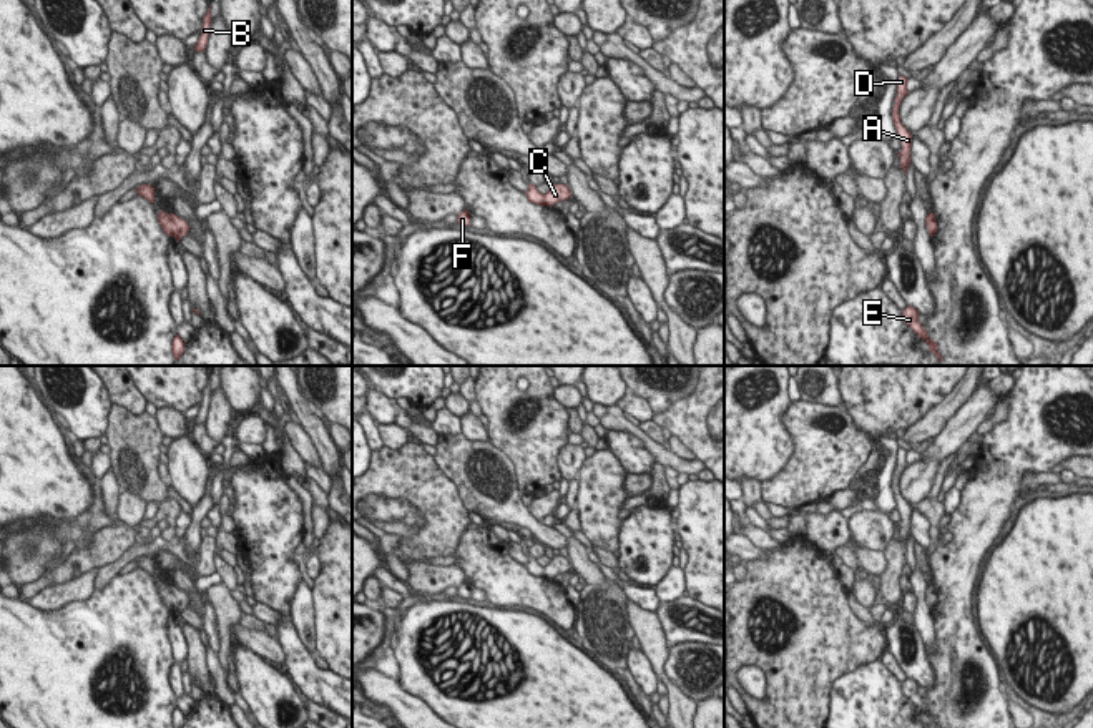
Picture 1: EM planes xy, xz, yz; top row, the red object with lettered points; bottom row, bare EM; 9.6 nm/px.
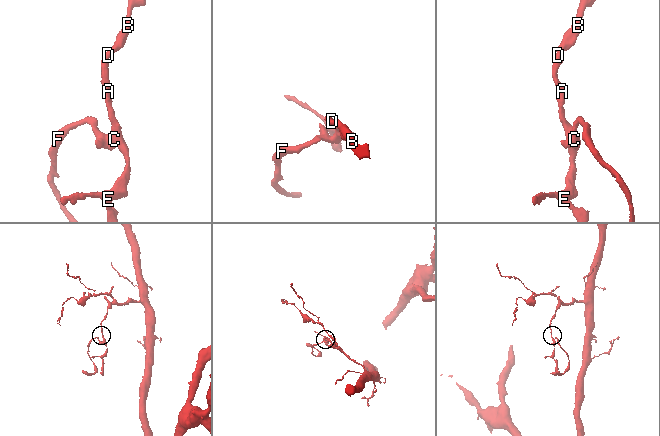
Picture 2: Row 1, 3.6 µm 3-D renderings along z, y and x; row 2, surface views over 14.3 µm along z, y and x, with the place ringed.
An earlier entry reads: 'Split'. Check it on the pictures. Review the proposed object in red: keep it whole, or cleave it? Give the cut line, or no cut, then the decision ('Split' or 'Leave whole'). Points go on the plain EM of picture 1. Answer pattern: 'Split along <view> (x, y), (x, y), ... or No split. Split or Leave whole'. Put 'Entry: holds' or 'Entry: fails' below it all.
No split. Leave whole.
Entry: fails

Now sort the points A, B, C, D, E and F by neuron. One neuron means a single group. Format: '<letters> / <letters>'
A B C D E F

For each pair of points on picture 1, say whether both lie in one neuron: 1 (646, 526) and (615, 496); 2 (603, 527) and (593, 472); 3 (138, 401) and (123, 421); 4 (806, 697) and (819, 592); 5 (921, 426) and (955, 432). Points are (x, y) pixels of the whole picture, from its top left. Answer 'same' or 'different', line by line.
1: different
2: same
3: different
4: same
5: different

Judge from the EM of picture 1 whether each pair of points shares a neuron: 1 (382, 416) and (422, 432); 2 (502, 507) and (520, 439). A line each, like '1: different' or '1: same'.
1: same
2: different

